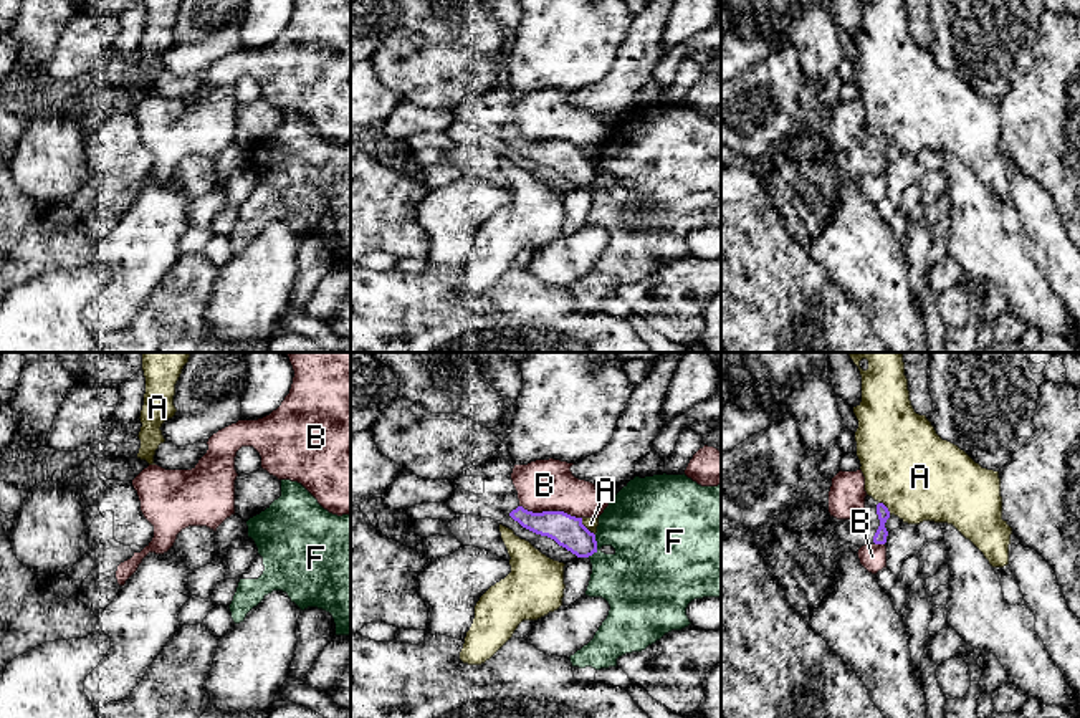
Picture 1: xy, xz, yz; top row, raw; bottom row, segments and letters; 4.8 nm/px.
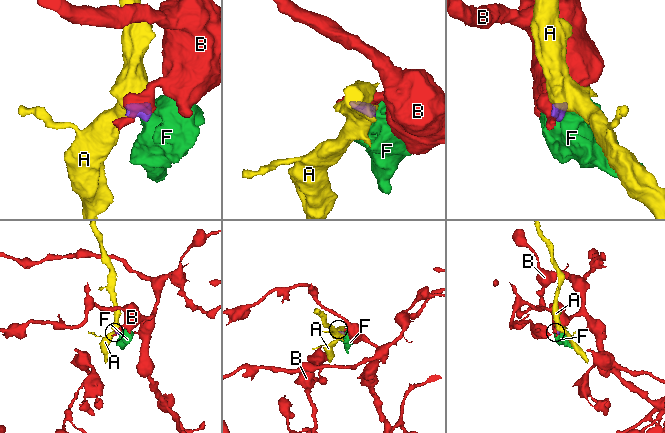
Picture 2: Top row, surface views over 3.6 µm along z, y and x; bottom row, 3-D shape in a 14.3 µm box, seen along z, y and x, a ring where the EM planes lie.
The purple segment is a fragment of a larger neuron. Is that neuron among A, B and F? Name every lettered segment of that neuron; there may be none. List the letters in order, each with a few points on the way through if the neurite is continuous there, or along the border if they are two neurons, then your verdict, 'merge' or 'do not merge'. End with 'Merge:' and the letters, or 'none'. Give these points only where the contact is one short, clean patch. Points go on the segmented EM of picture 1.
A: do not merge
B: border along xz (520, 505), (533, 512), (566, 512), (581, 518); do not merge
F: border along xz (596, 535), (596, 550), (587, 556); do not merge
Merge: none

